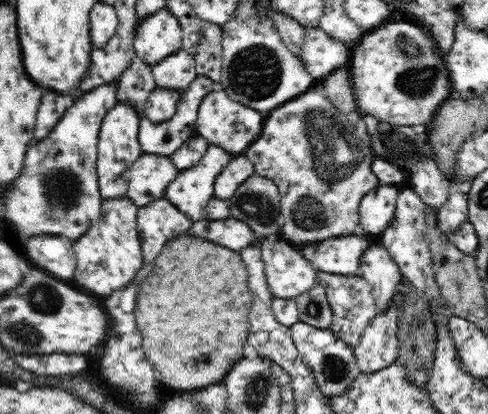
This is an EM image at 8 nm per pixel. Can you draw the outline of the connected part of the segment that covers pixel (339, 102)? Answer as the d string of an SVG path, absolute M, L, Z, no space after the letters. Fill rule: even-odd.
M340 68L335 70L332 74L324 77L319 81L324 84L325 93L328 100L338 109L342 114L350 114L350 112L359 111L356 105L356 97L352 90L352 83L348 70Z

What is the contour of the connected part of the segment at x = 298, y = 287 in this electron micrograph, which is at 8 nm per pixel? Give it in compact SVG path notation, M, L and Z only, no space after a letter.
M280 236L262 239L261 257L266 268L267 286L276 298L292 301L318 284L317 274L319 272L295 246L281 239Z

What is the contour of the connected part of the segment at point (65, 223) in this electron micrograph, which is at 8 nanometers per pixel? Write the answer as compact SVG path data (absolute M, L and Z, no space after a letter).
M118 80L82 94L46 138L27 146L22 172L3 192L4 222L26 236L53 235L76 242L99 221L103 204L98 189L98 134L108 110L118 104Z

